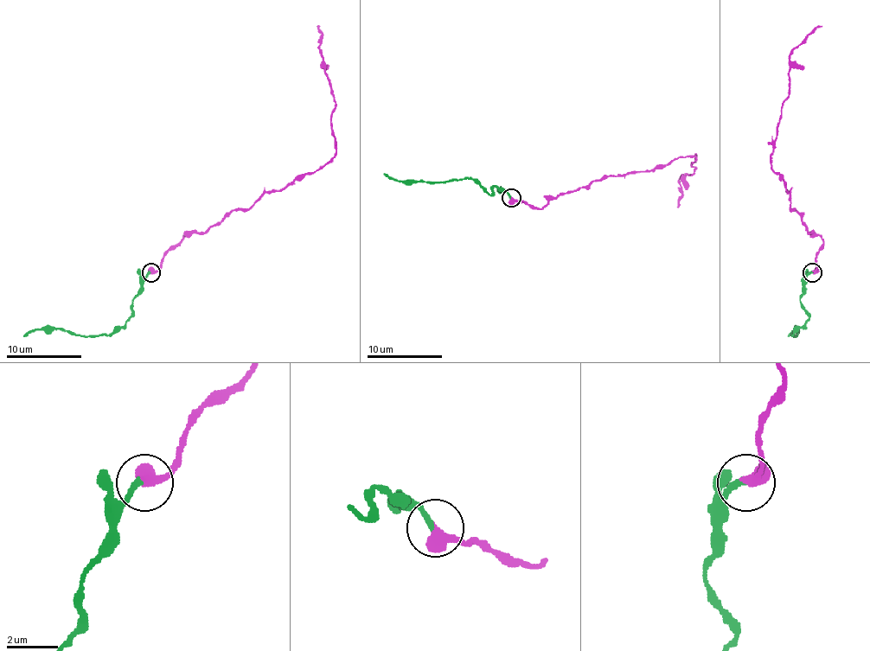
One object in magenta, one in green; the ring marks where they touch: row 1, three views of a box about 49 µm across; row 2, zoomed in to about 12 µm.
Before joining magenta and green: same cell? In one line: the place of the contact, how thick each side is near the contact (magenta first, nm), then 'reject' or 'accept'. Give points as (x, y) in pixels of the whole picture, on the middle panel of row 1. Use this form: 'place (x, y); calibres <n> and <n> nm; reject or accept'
place (511, 197); calibres 550 and 220 nm; reject

